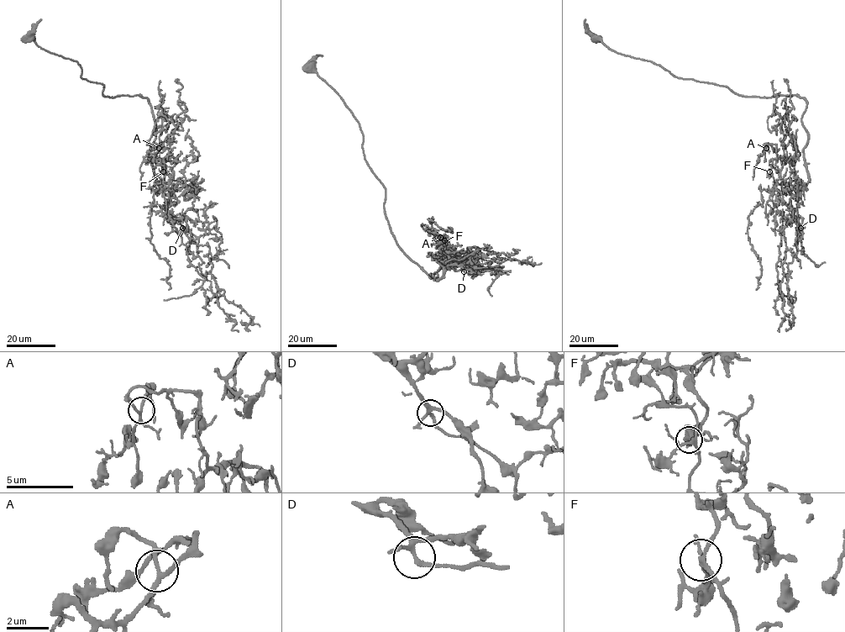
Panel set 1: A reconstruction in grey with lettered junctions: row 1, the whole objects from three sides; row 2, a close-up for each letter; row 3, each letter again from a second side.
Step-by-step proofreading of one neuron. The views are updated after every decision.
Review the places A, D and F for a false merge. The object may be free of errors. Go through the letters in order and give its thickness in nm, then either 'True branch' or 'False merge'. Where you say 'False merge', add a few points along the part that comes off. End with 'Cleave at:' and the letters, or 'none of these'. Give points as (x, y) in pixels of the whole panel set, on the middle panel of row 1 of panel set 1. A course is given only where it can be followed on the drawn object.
A: Thickness 190 nm. True branch
D: Thickness 180 nm. True branch
F: Thickness 190 nm. True branch
Cleave at: none of these

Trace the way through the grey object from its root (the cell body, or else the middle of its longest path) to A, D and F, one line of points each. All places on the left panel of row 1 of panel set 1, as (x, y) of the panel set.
A: (28, 39), (76, 60), (105, 97), (149, 101), (162, 186), (159, 148)
D: (28, 39), (76, 60), (105, 97), (149, 101), (153, 173), (183, 227)
F: (28, 39), (76, 60), (105, 97), (145, 97), (154, 182), (167, 186), (163, 171)

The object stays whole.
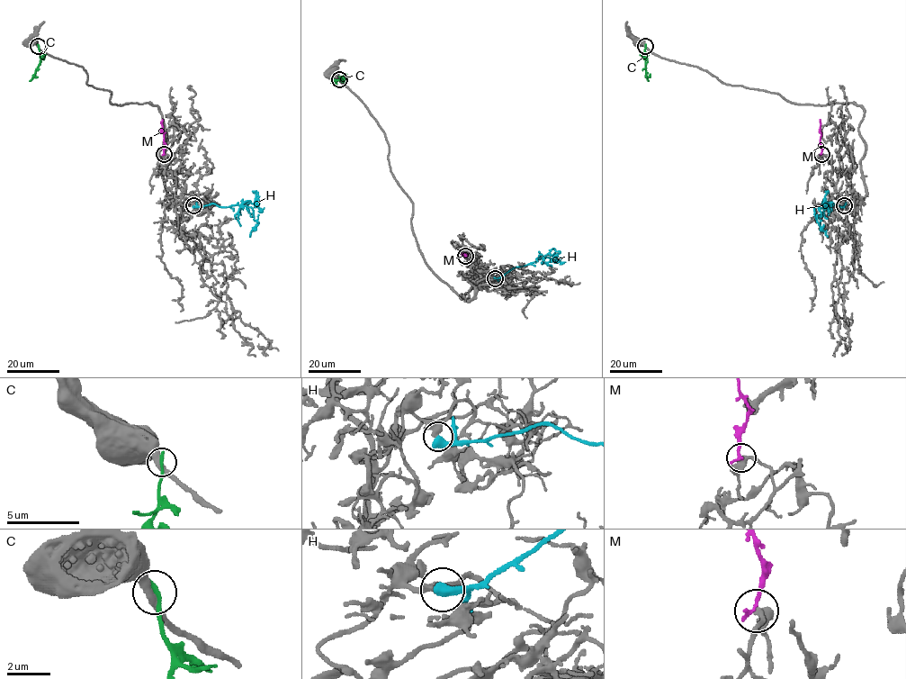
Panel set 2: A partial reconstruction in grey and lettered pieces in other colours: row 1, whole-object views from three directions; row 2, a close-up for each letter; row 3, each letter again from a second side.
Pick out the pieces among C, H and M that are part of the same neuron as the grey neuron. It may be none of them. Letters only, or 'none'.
M

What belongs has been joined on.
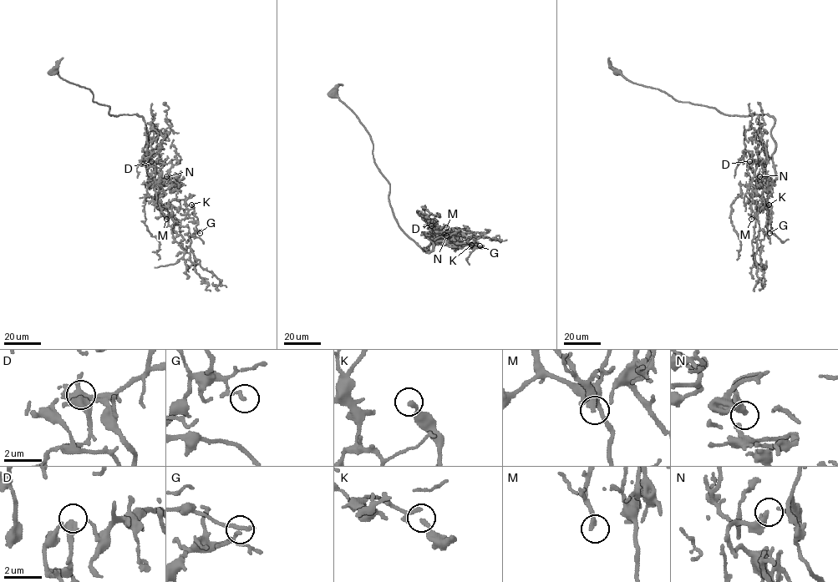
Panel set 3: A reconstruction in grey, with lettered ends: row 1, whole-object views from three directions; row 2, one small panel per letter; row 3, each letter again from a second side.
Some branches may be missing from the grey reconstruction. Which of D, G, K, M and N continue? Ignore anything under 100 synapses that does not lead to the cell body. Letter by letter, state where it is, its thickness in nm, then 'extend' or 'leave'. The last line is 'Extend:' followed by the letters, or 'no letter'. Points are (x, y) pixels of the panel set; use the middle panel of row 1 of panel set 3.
D: at (431, 225); 400 nm thick; leave
G: at (479, 245); 150 nm thick; leave
K: at (471, 245); 200 nm thick; leave
M: at (446, 227); 300 nm thick; extend
N: at (446, 235); 320 nm thick; leave
Extend: M

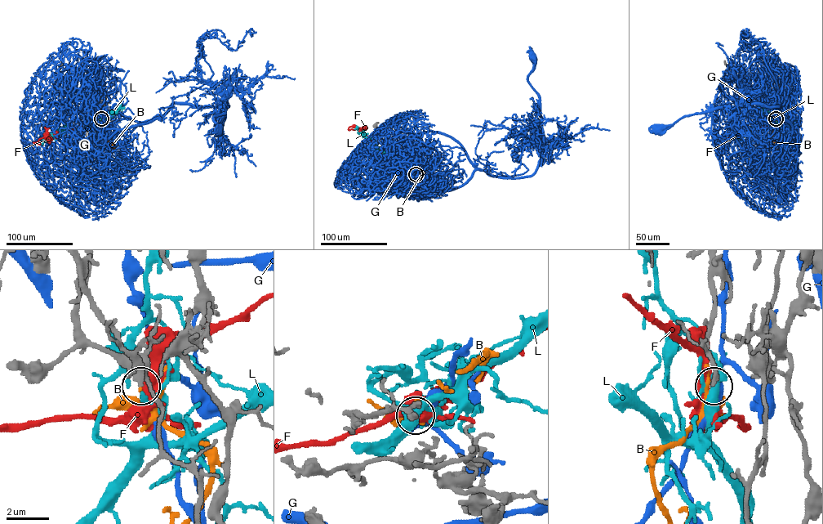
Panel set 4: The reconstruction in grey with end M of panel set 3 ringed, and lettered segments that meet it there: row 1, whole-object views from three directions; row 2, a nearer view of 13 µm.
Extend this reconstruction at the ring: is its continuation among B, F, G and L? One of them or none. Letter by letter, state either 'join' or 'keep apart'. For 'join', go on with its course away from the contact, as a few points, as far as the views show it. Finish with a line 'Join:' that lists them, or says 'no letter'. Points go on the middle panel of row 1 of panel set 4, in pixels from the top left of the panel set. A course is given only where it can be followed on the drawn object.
B: join | via (415, 174), (423, 171), (427, 173), (424, 174)
F: keep apart
G: keep apart
L: keep apart
Join: B

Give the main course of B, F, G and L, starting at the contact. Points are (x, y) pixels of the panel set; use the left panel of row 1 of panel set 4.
B: (101, 118), (103, 121), (101, 129), (113, 145), (110, 149)
F: (101, 118), (49, 135), (33, 142), (39, 143)
G: (101, 118), (100, 112), (108, 123), (145, 122), (172, 103), (227, 104), (213, 118), (218, 129)
L: (101, 118), (96, 126), (85, 125), (73, 131), (57, 134), (55, 137), (42, 139), (42, 143)

